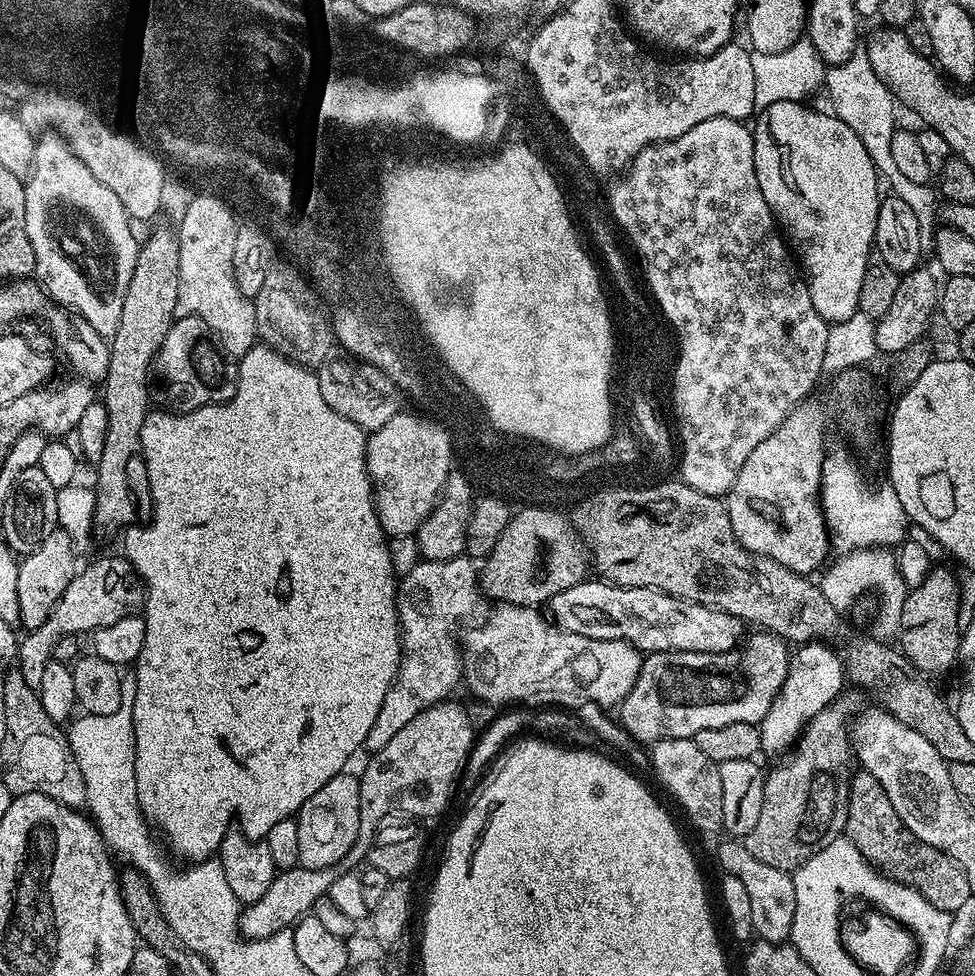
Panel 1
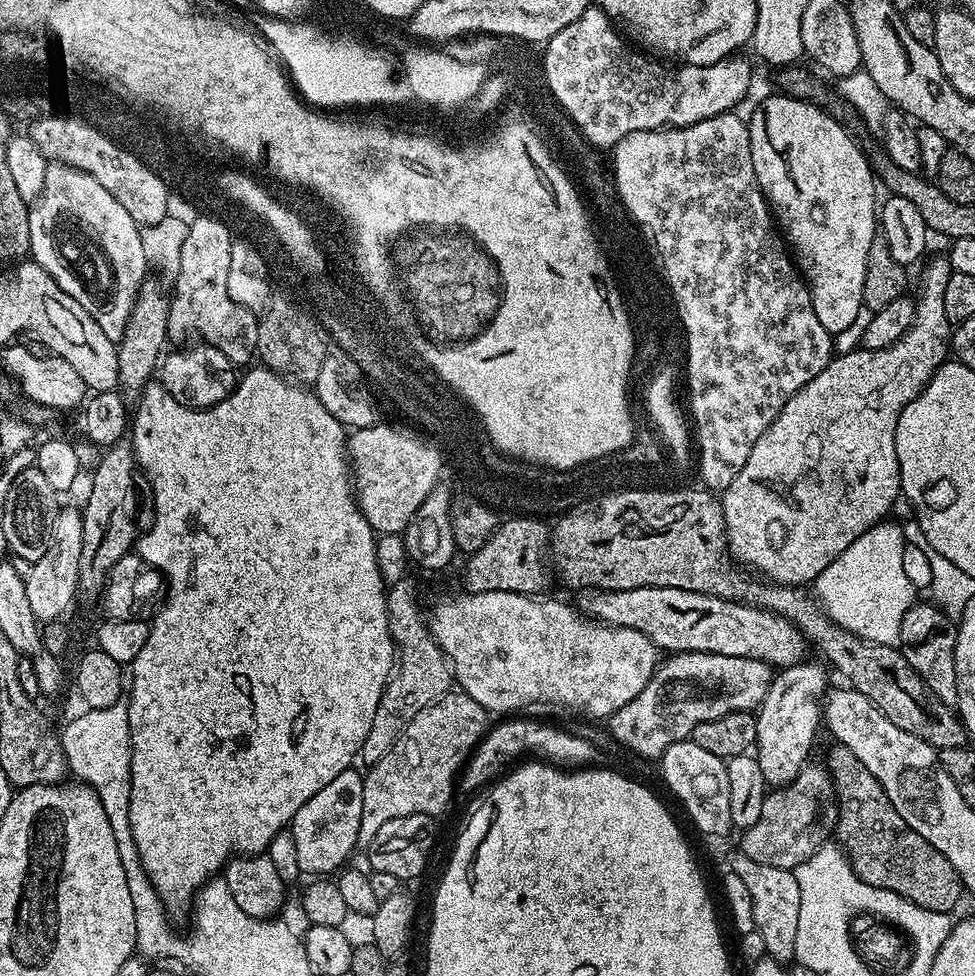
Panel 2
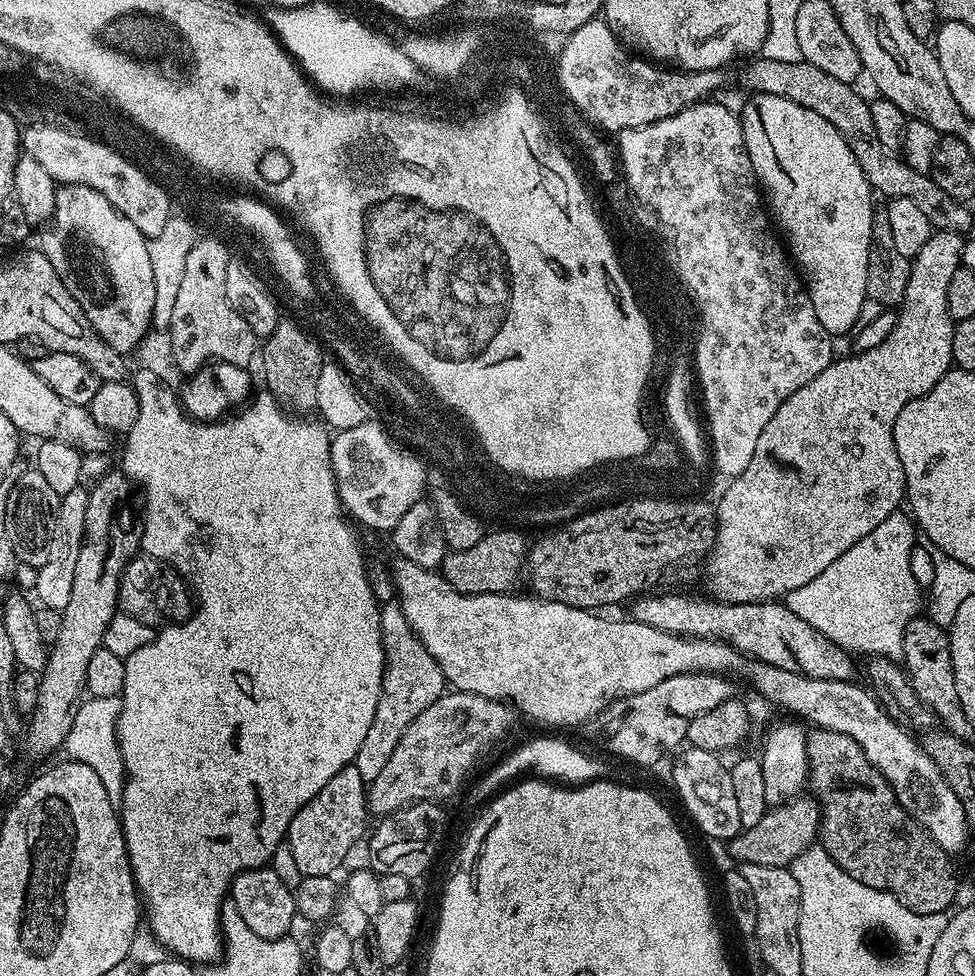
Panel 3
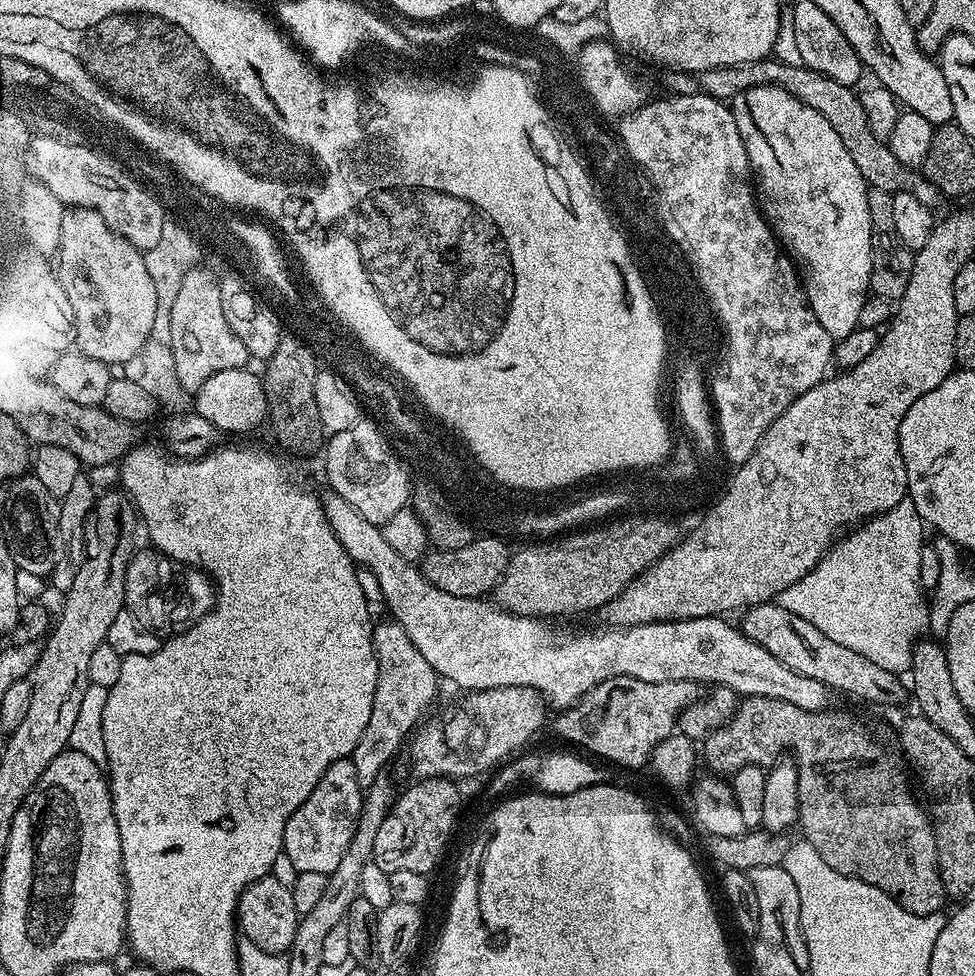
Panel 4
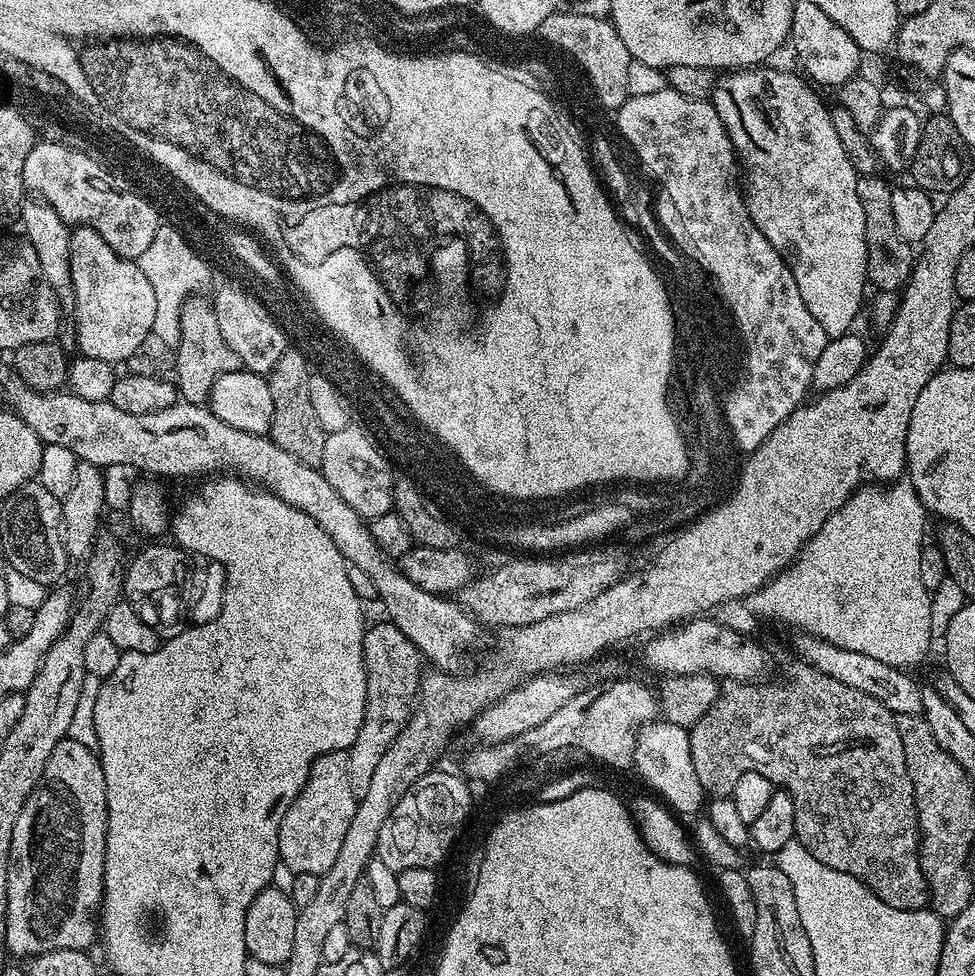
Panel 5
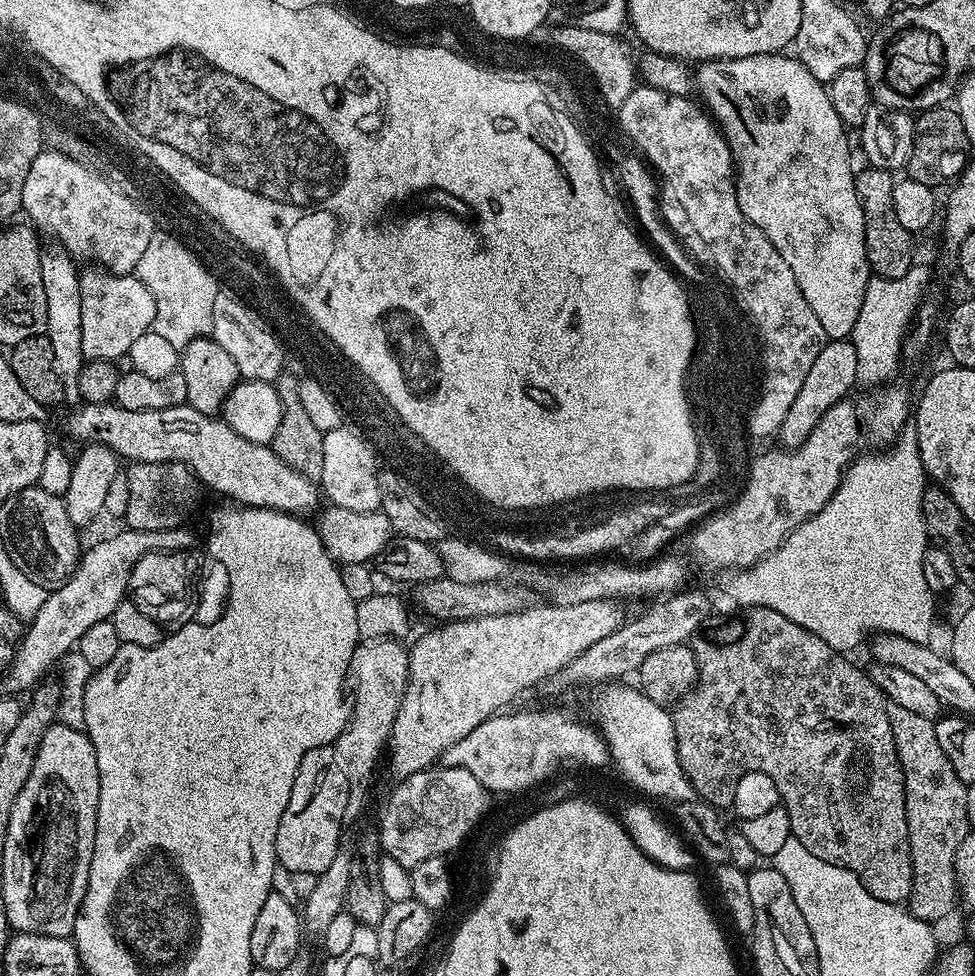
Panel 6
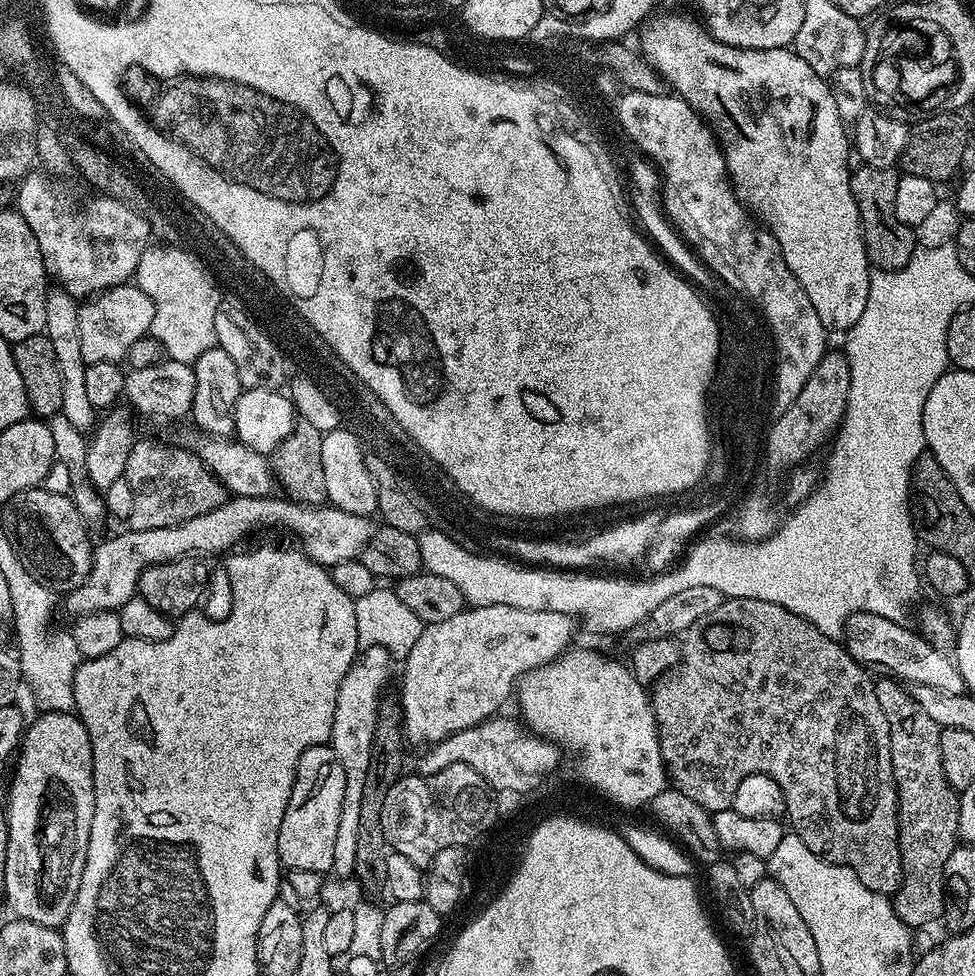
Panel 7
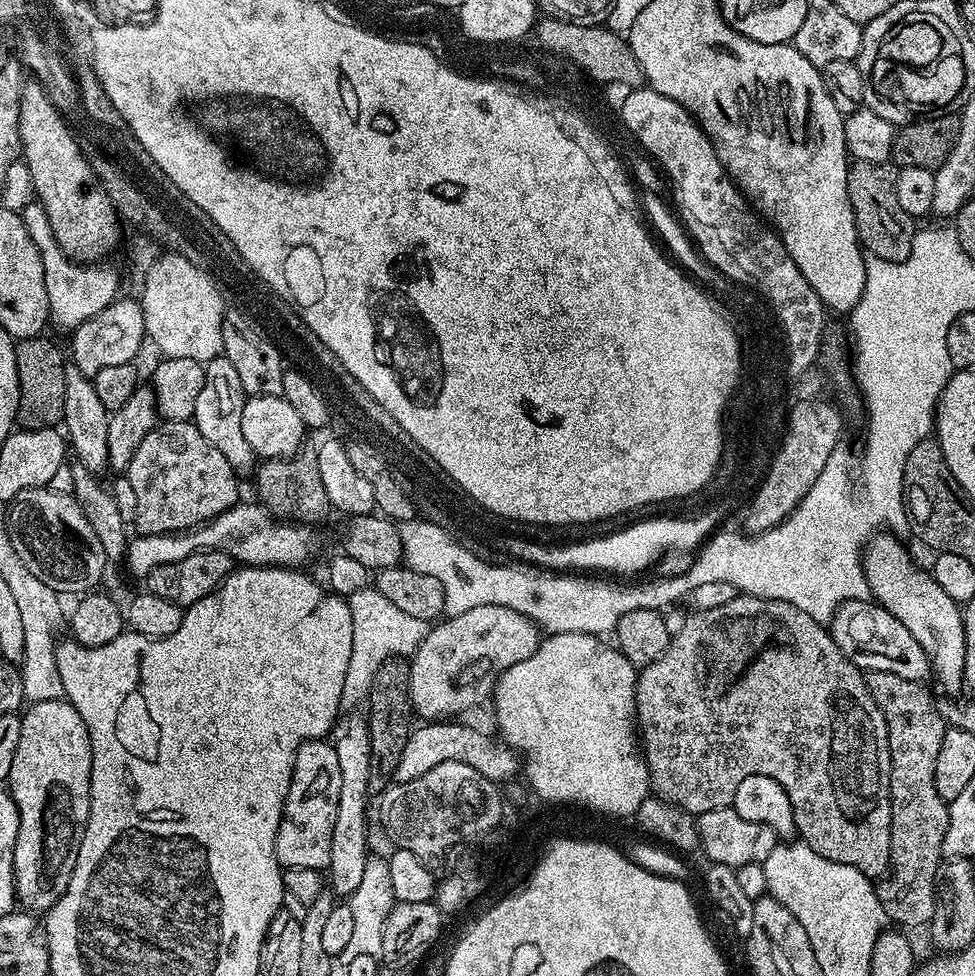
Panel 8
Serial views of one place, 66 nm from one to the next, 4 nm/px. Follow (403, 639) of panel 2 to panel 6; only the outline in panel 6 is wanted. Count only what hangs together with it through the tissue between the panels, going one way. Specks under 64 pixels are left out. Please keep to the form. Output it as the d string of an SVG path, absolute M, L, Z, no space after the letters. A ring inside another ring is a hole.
M365 636L357 644L354 654L350 658L348 675L351 683L356 683L356 689L350 692L350 719L346 730L337 738L334 745L338 754L338 762L342 771L348 779L348 801L346 802L346 814L344 815L345 825L352 826L352 823L360 816L364 803L368 800L368 787L372 784L372 775L376 772L376 763L381 763L386 752L388 738L392 734L394 718L398 718L398 710L402 706L402 698L406 694L408 685L408 653L407 647L399 639L391 637Z

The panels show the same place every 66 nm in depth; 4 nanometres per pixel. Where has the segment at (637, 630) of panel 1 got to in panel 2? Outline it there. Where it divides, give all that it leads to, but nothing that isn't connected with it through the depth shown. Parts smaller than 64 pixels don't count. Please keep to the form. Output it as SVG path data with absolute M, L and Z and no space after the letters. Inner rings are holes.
M635 588L621 592L588 590L578 603L583 615L613 628L638 630L650 638L656 647L668 654L709 652L715 656L754 658L766 662L773 669L789 668L805 663L809 641L786 618L710 594L677 588Z

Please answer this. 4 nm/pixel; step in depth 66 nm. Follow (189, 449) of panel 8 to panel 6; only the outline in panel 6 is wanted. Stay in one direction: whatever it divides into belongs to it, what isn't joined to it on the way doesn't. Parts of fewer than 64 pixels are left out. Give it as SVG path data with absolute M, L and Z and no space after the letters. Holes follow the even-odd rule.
M134 462L127 467L125 475L129 499L128 510L123 519L129 531L161 532L181 527L187 521L185 518L196 504L200 484L184 464Z

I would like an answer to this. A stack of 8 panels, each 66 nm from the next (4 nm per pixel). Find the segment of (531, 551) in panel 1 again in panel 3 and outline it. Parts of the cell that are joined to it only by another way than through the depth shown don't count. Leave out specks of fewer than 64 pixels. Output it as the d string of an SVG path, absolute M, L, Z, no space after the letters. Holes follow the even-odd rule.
M500 526L497 532L485 531L484 537L470 550L461 552L449 551L444 557L442 575L454 590L462 594L494 594L495 592L507 593L508 588L516 579L521 579L522 569L526 564L526 540L520 532L515 532L515 527Z

